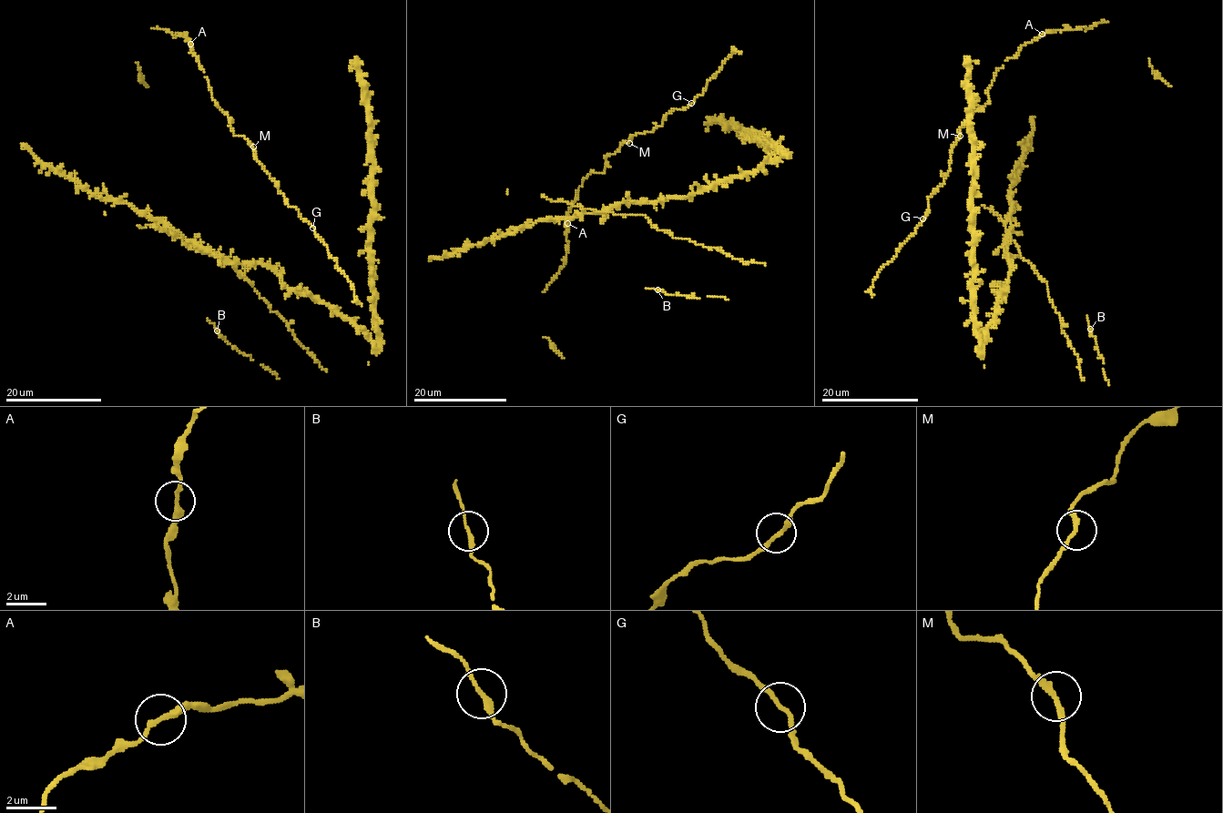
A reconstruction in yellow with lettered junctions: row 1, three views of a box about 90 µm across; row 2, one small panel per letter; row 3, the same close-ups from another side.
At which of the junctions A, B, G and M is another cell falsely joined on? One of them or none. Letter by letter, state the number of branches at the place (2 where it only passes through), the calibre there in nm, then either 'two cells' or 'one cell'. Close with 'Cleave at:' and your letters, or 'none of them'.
A: branches 2; calibre 240 nm; one cell
B: branches 2; calibre 200 nm; one cell
G: branches 2; calibre 170 nm; one cell
M: branches 2; calibre 200 nm; one cell
Cleave at: none of them

